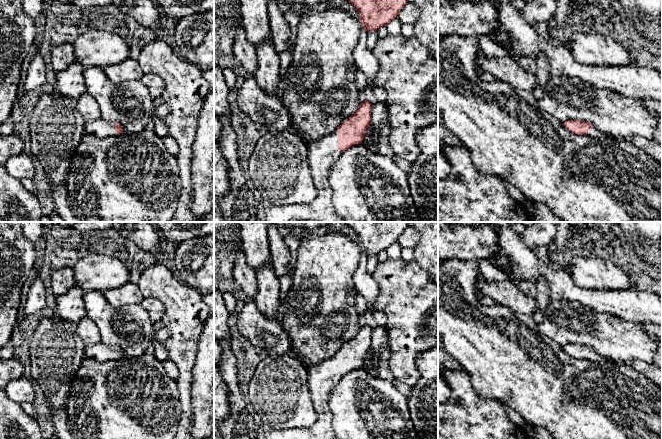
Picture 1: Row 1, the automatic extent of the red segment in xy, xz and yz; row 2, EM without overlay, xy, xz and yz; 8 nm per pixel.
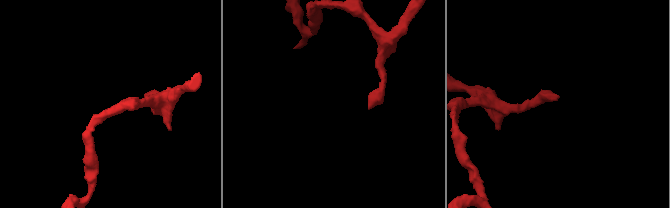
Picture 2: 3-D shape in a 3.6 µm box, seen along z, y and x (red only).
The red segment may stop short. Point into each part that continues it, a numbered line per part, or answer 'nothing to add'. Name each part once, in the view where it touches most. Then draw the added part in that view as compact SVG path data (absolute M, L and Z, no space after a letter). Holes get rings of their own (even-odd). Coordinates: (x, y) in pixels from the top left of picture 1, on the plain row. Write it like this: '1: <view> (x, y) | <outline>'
1: xz (322, 378) | M337 355L322 361L320 364L308 368L308 386L314 408L318 414L315 423L309 428L287 428L285 430L271 430L266 433L266 439L338 439L333 428L333 414L329 406L332 390L337 385L341 376L337 372Z

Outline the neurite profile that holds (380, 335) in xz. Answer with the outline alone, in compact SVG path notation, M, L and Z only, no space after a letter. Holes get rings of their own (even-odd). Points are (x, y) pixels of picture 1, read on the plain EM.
M377 326L372 330L373 368L371 373L378 374L378 367L381 360L381 348L388 343L388 332L383 326Z

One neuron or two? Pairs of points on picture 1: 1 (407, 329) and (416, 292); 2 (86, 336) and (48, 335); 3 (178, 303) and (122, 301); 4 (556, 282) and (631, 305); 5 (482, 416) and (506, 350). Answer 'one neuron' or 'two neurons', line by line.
1: one neuron
2: two neurons
3: two neurons
4: one neuron
5: two neurons

